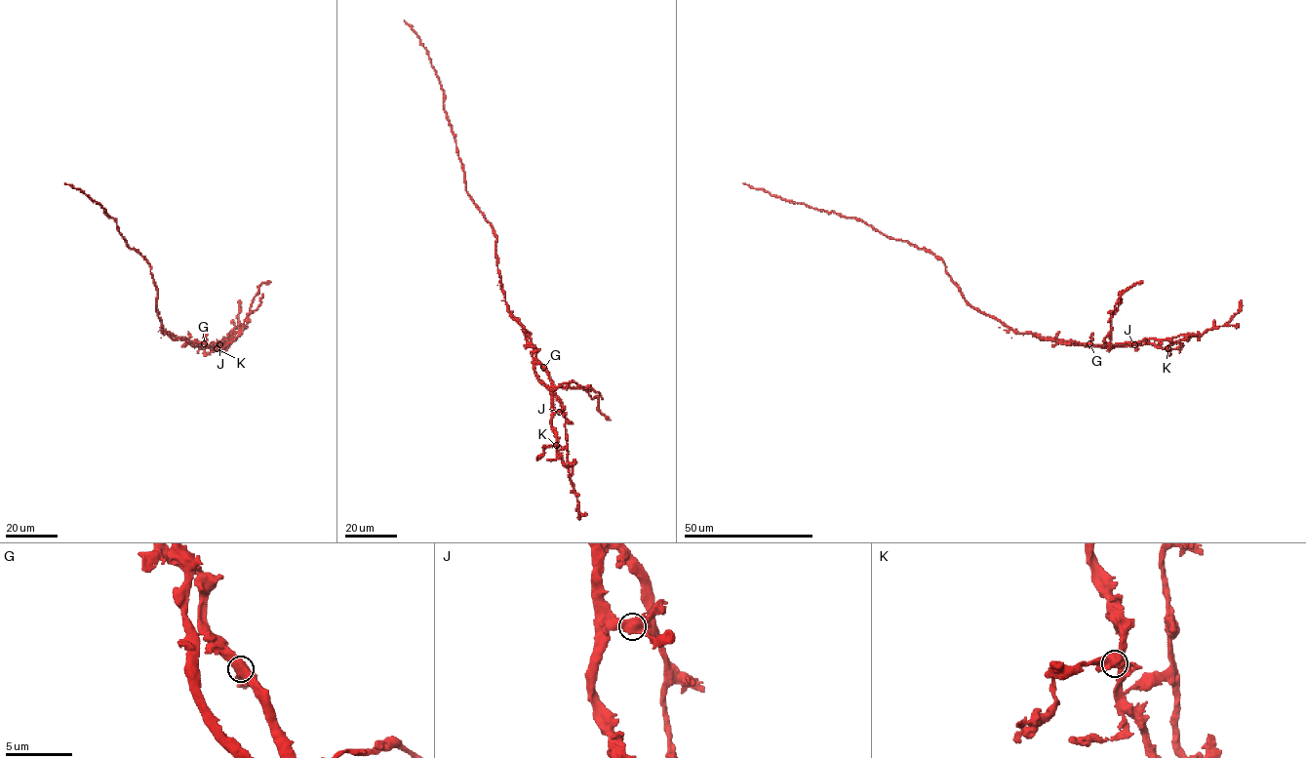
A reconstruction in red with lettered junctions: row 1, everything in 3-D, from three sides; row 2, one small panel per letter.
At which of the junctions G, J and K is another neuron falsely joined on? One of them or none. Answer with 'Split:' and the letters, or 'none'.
Split: J

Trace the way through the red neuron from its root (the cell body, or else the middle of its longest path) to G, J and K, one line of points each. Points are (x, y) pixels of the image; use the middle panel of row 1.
G: (497, 257), (497, 271), (507, 310), (524, 329), (534, 348), (535, 359), (543, 367)
J: (497, 257), (507, 310), (525, 330), (533, 348), (534, 374), (549, 390), (552, 405), (559, 411)
K: (497, 257), (507, 310), (525, 330), (533, 348), (534, 374), (551, 396), (556, 445)

